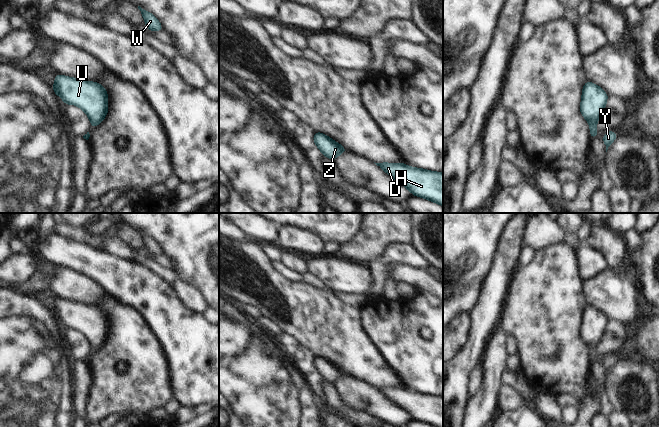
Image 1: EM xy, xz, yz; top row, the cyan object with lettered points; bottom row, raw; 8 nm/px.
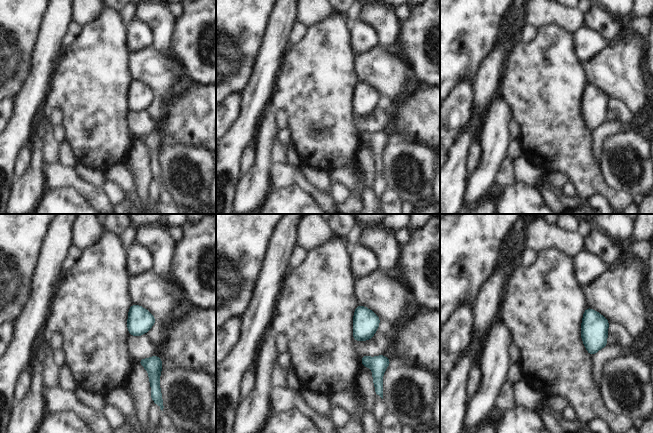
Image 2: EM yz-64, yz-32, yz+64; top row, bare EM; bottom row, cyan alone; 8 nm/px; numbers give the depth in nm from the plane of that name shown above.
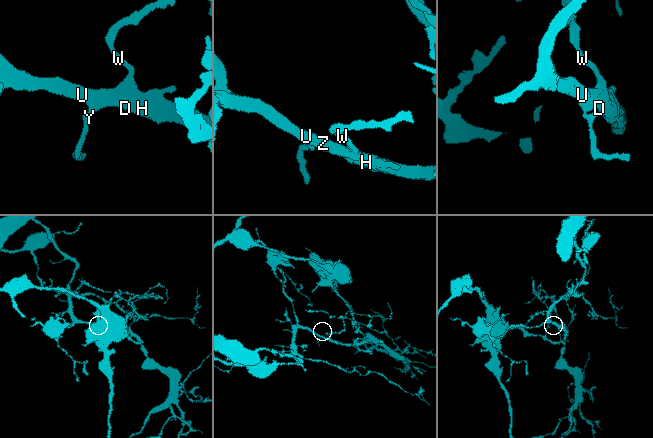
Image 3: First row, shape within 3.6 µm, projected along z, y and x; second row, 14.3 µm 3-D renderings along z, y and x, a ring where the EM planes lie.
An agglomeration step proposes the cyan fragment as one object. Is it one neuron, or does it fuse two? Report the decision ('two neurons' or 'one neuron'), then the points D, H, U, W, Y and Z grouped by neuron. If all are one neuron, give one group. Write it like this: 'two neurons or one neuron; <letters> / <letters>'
one neuron; D H U W Y Z

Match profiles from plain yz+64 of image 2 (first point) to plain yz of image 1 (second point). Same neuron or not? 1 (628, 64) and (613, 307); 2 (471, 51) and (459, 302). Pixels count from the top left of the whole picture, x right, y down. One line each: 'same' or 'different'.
1: same
2: same

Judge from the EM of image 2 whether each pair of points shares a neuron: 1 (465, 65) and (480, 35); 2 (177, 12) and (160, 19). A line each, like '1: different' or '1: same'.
1: same
2: different

